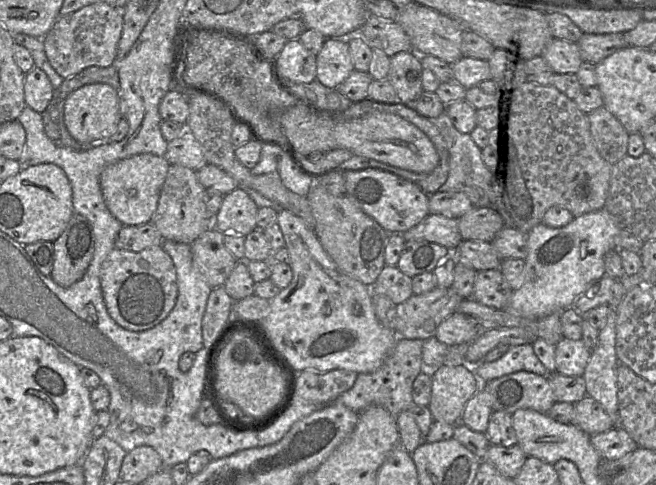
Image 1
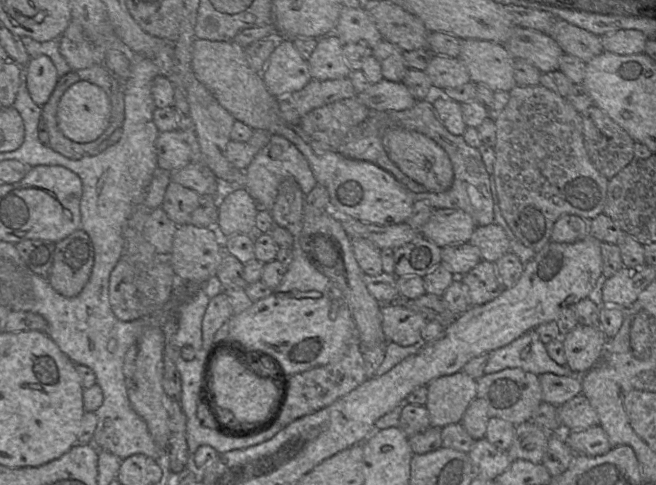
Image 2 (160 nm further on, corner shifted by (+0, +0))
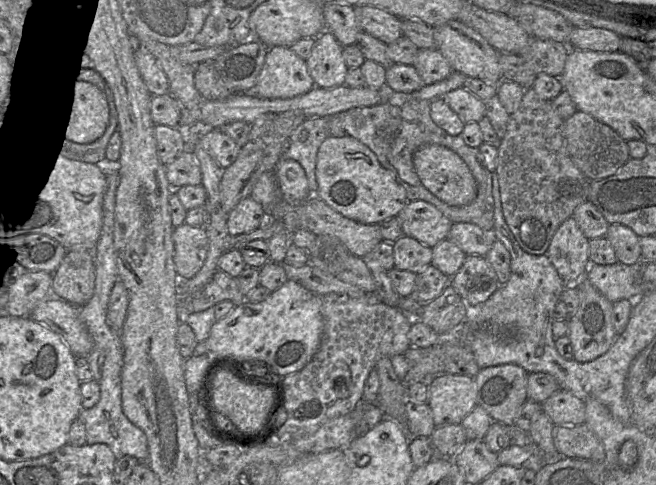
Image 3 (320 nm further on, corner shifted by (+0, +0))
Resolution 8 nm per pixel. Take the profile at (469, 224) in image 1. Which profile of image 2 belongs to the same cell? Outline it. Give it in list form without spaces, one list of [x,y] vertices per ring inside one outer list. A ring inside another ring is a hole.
[[[438,208],[420,232],[442,248],[450,244],[468,242],[475,228],[473,219],[463,210]]]

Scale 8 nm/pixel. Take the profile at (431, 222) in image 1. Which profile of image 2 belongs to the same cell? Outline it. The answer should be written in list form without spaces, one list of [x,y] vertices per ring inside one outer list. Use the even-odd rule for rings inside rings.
[[[342,212],[333,215],[341,222],[349,237],[366,238],[380,249],[395,249],[422,236],[420,229],[414,229],[407,223],[380,226],[355,219]]]

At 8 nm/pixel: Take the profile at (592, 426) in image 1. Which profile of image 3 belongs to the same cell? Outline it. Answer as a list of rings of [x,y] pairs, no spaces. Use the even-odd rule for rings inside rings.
[[[559,389],[541,403],[542,411],[554,425],[580,425],[585,423],[585,401]]]

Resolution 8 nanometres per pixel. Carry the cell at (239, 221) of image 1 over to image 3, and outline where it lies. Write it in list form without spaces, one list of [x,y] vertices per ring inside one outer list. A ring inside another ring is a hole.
[[[250,196],[241,199],[227,215],[228,234],[237,236],[259,228],[263,213],[263,207]]]

